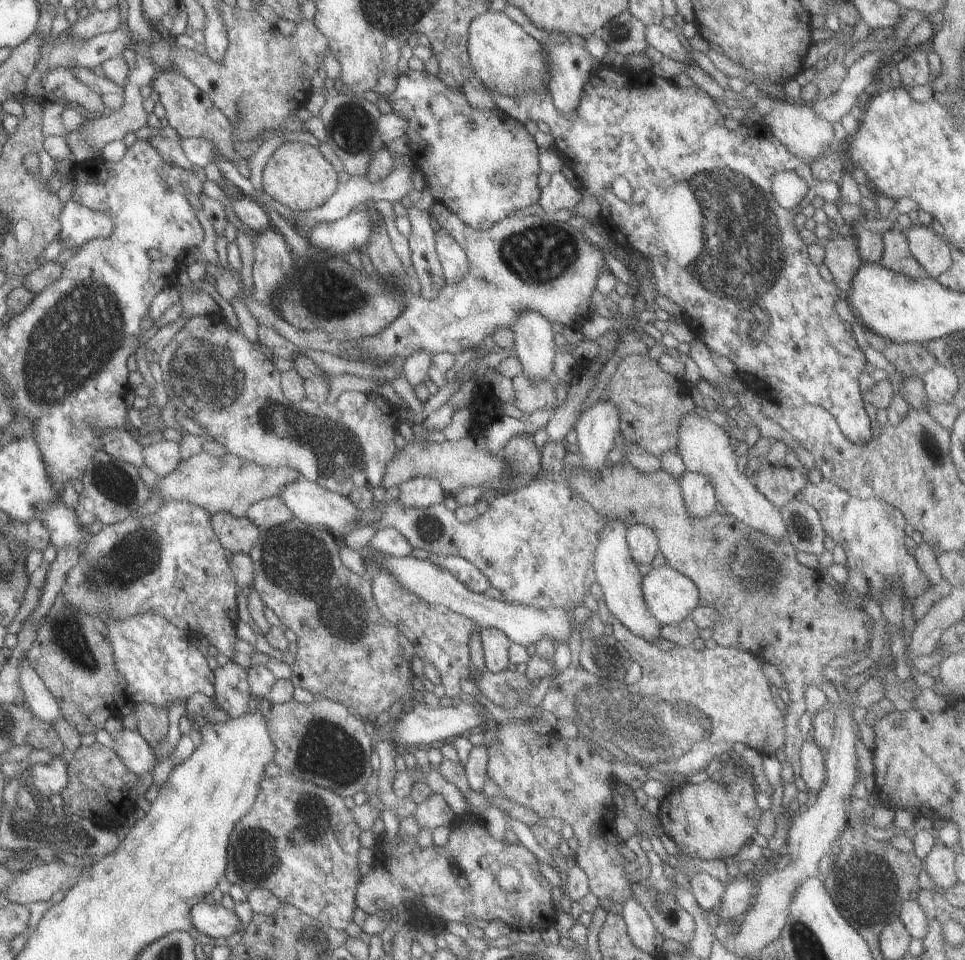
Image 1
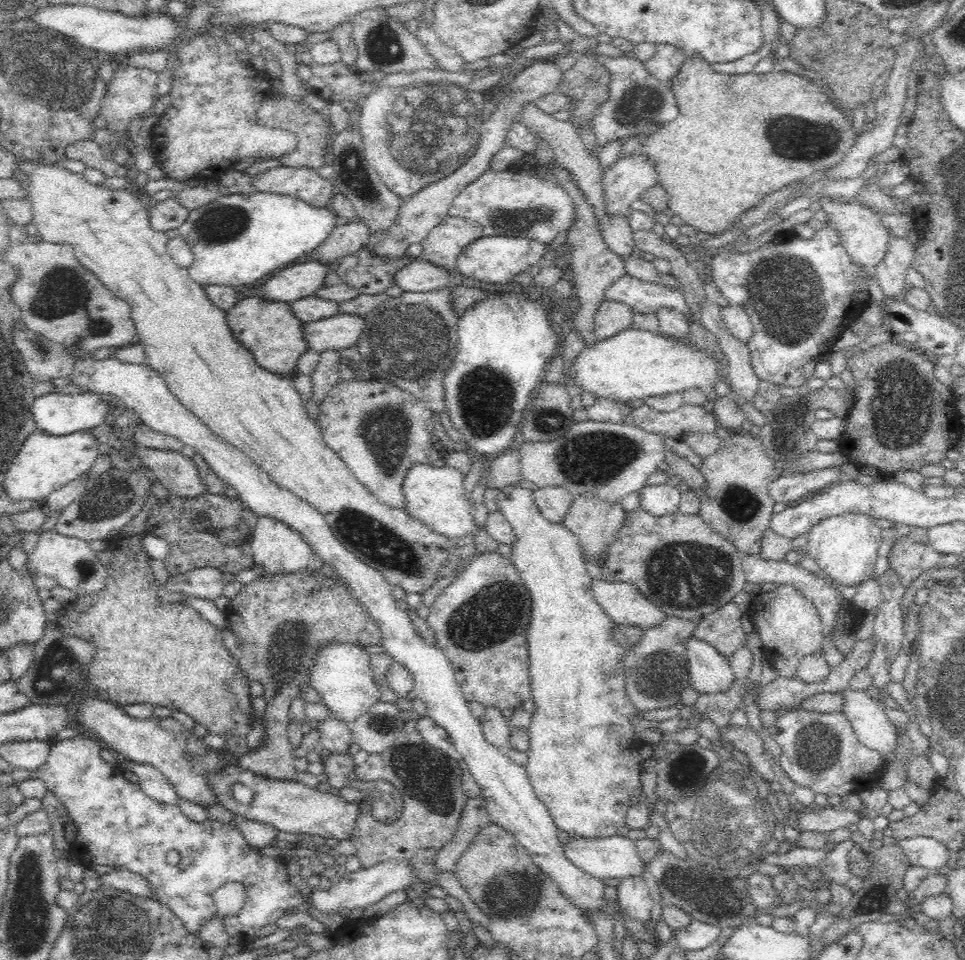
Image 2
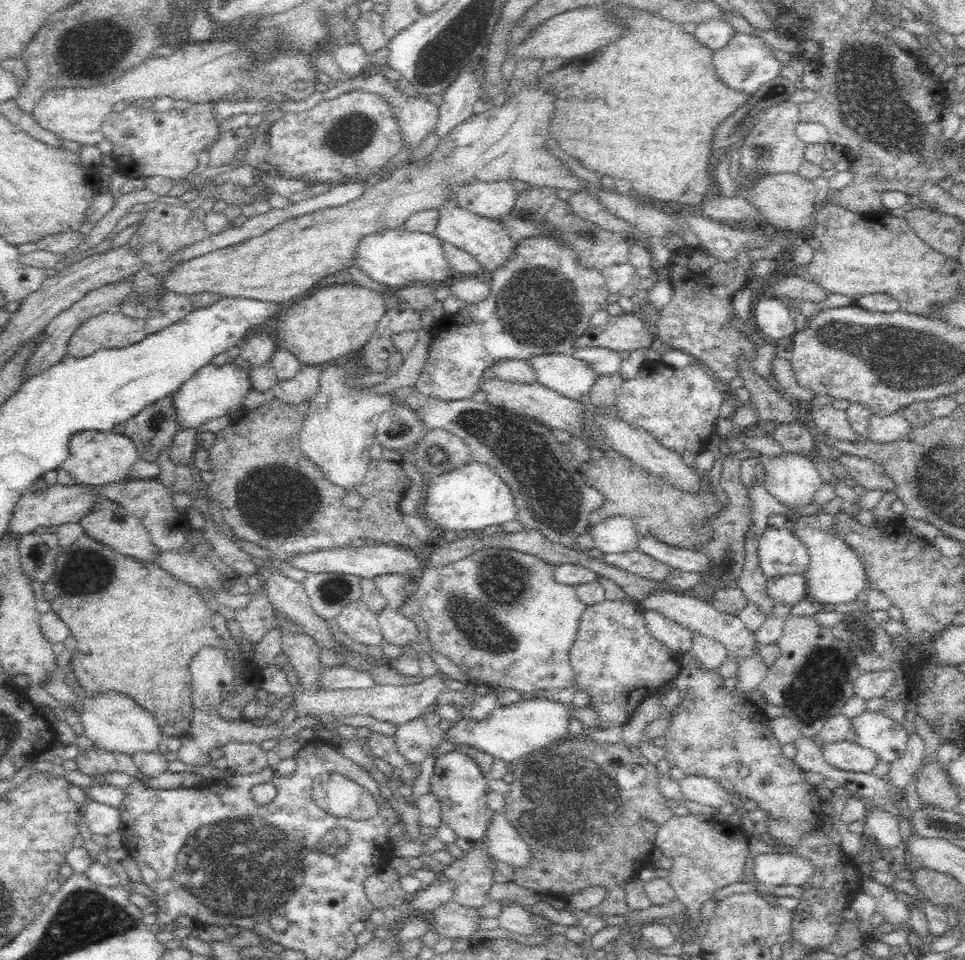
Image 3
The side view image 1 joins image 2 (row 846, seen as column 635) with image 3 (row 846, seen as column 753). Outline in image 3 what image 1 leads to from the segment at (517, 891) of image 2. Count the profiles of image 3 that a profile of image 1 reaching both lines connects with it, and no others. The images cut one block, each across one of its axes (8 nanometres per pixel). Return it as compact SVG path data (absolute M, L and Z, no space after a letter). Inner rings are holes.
M589 736L571 737L544 752L537 753L542 756L535 755L528 762L522 761L508 768L514 776L514 783L510 784L510 793L504 798L505 814L532 851L530 868L516 870L515 883L537 893L551 890L562 900L570 893L601 886L605 897L597 911L608 916L623 916L629 912L626 884L644 867L649 867L660 828L675 816L673 803L662 796L658 788L657 766L640 755L638 744L632 748L623 742L598 745Z

